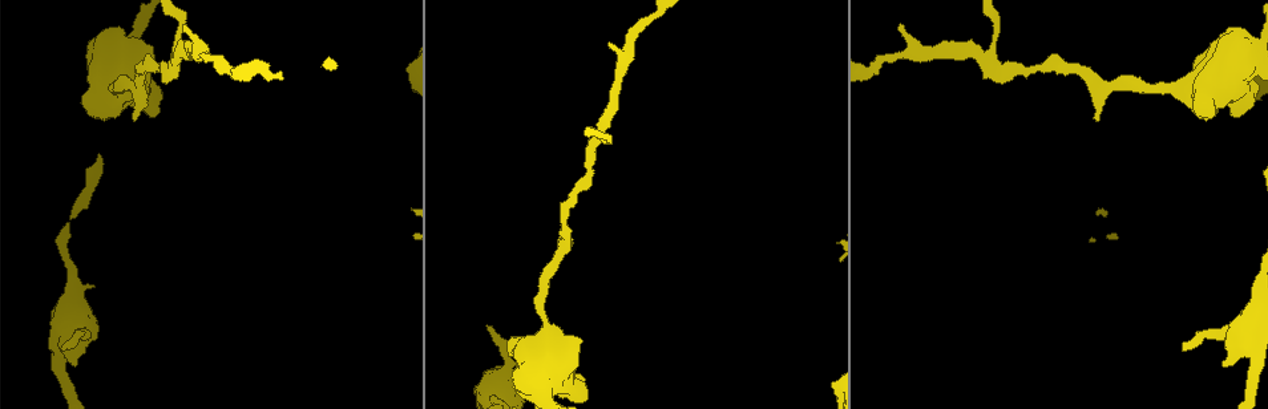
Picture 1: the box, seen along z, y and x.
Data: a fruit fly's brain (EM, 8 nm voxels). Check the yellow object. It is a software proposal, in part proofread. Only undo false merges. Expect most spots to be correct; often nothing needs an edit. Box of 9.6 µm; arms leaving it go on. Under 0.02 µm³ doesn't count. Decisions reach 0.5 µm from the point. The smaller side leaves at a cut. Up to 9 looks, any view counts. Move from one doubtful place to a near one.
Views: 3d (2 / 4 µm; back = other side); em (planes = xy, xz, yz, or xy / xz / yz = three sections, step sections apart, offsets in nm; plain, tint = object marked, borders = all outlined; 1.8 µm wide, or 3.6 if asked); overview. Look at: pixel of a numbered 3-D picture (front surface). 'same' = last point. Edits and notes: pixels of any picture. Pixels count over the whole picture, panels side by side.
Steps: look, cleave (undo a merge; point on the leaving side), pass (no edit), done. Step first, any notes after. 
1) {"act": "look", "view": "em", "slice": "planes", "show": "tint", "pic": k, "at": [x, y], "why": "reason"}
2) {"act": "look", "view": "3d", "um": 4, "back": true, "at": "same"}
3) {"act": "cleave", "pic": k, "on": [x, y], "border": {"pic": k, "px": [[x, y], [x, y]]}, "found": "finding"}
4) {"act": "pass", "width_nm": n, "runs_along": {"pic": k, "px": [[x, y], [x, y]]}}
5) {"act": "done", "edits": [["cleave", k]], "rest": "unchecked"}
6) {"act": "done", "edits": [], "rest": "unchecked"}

{"act": "look", "view": "em", "slice": "yz", "step": 16, "show": "tint", "pic": 1, "at": [561, 249], "why": "abrupt turn"}

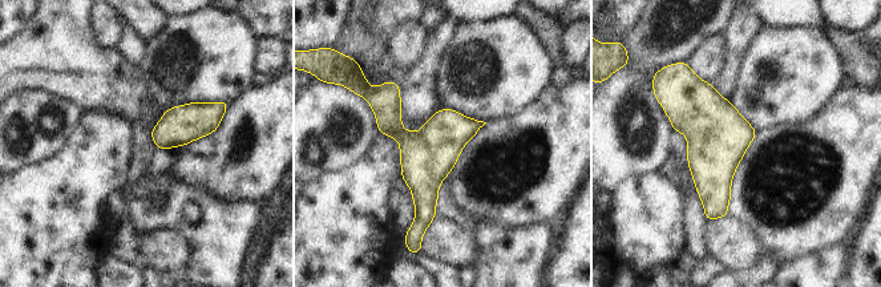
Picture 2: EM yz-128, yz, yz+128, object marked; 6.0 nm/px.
{"act": "look", "view": "em", "slice": "planes", "show": "tint", "at": "same"}

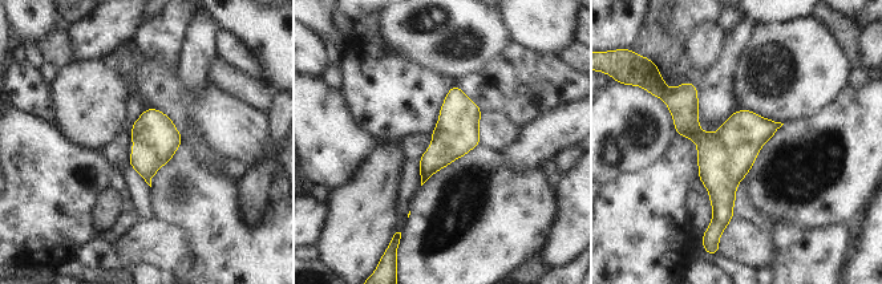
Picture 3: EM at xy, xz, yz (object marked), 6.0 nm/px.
{"act": "pass", "runs_along": {"pic": 3, "px": [[690, 85], [720, 223]]}, "found": "continuous, no second neuron"}

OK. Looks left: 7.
{"act": "look", "view": "em", "um": 3.6, "slice": "planes", "show": "tint", "pic": 1, "at": [115, 69], "why": "calibre changes"}

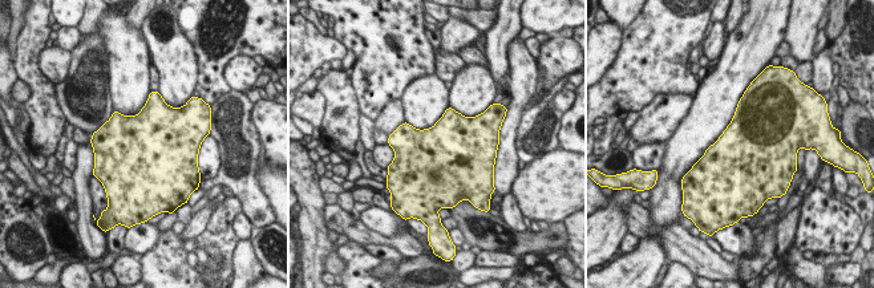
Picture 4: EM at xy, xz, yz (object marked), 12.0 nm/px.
{"act": "pass", "found": "continuous, no second neuron"}

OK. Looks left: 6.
{"act": "look", "view": "em", "slice": "planes", "show": "tint", "pic": 1, "at": [176, 66], "why": "three arms meet"}

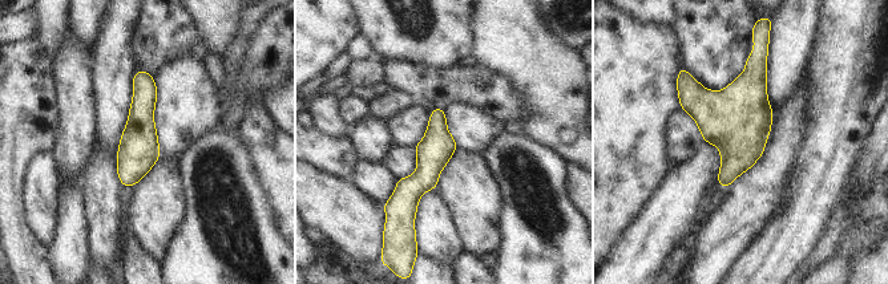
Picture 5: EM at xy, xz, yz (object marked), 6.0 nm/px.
{"act": "pass", "runs_along": {"pic": 5, "px": [[140, 73], [138, 153], [125, 182]]}, "found": "one neuron here"}

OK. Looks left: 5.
{"act": "look", "view": "em", "um": 3.6, "slice": "planes", "show": "plain", "pic": 1, "at": [504, 378], "why": "thick turns thin"}

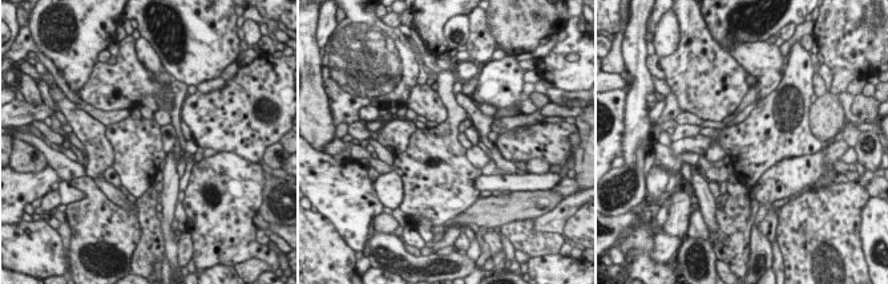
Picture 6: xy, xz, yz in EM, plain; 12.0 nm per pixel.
{"act": "look", "view": "em", "um": 3.6, "slice": "planes", "show": "tint", "at": "same", "why": "where the object lies"}

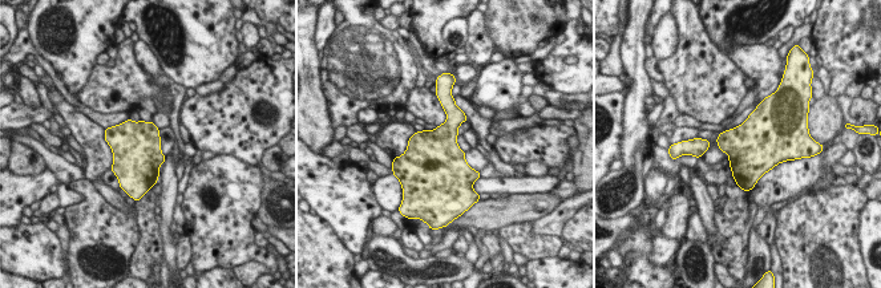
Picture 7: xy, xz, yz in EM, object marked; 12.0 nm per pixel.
{"act": "pass", "found": "continuous, no second neuron"}

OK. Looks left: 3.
{"act": "done", "edits": [], "rest": "unchecked"}

